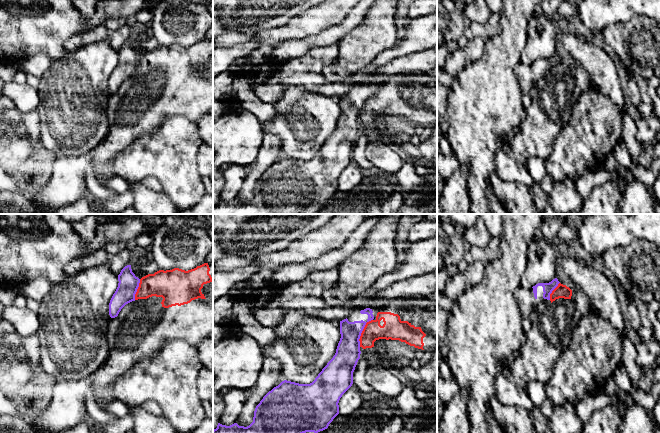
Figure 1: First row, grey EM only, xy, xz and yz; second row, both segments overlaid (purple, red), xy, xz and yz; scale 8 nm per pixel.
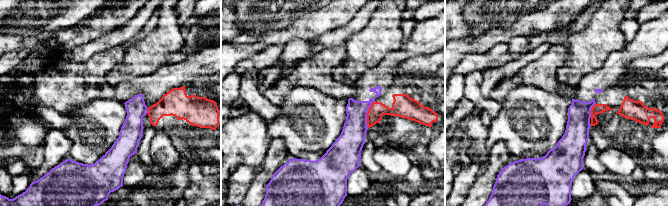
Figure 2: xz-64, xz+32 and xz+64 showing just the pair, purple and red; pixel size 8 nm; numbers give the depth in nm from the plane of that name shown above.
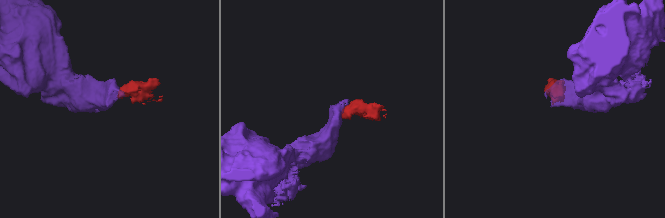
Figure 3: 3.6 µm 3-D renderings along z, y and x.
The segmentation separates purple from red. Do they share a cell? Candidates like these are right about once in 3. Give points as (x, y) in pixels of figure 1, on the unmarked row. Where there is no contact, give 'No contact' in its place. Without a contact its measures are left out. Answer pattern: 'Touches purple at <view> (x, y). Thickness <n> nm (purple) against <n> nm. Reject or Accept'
Touches purple at xz (361, 108). Thickness 190 nm (purple) against 160 nm. Reject

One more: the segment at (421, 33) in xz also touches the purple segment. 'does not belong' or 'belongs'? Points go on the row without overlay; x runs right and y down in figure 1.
belongs

